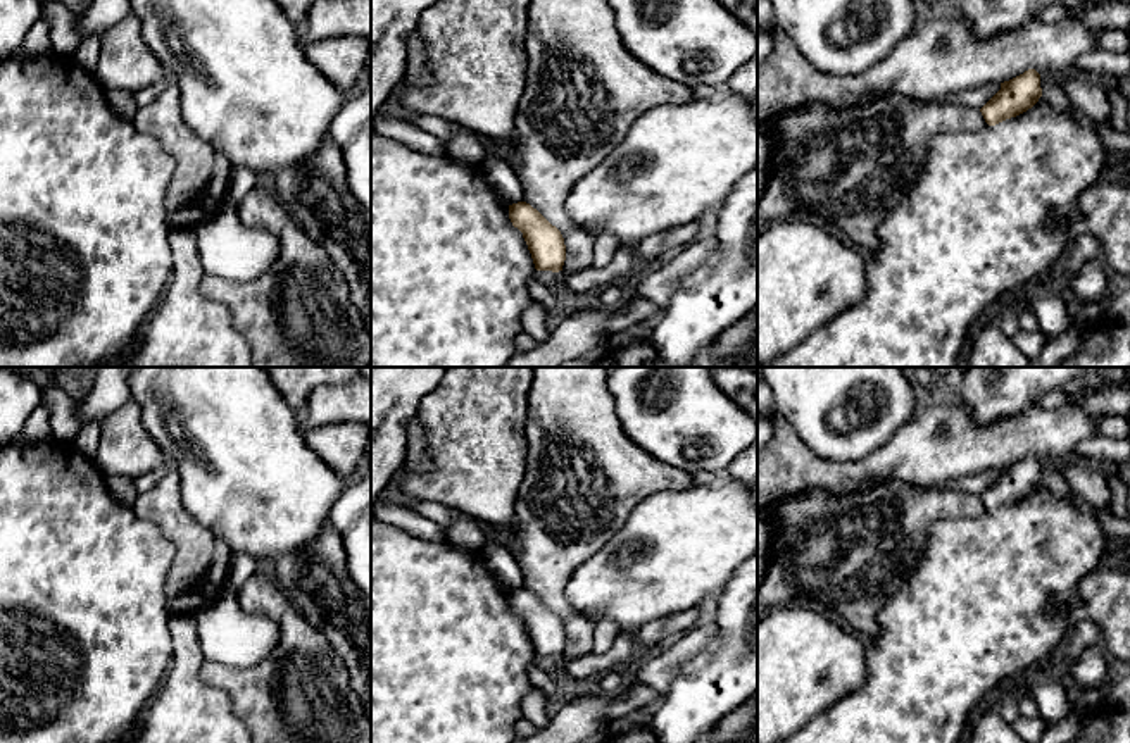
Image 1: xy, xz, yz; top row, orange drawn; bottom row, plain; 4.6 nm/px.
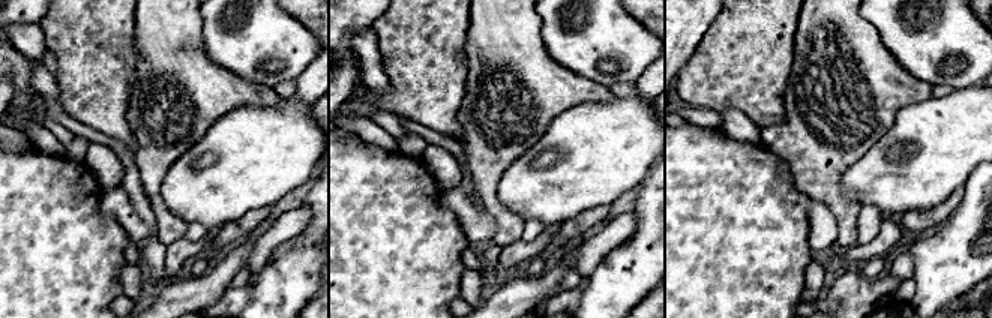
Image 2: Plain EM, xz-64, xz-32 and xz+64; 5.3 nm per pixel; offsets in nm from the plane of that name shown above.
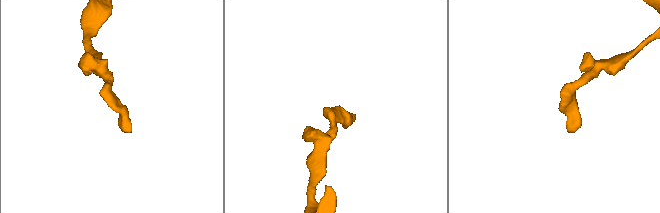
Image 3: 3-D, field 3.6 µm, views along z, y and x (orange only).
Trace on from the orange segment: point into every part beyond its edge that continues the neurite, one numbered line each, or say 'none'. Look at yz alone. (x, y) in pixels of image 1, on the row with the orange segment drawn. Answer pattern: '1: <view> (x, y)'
none

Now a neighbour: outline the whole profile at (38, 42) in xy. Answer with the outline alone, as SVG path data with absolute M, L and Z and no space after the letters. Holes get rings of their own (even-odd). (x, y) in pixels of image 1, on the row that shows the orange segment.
M41 14L26 34L21 47L12 53L16 59L36 59L53 53L52 29L48 19Z

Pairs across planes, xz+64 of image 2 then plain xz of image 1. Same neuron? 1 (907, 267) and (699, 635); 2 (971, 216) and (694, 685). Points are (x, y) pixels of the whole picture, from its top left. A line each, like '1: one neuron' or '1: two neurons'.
1: one neuron
2: one neuron

